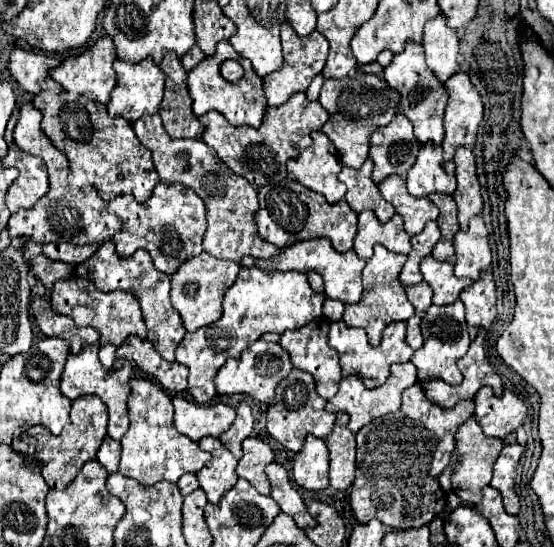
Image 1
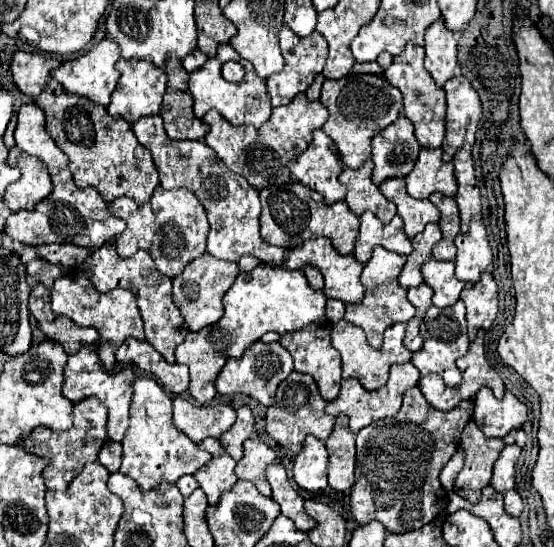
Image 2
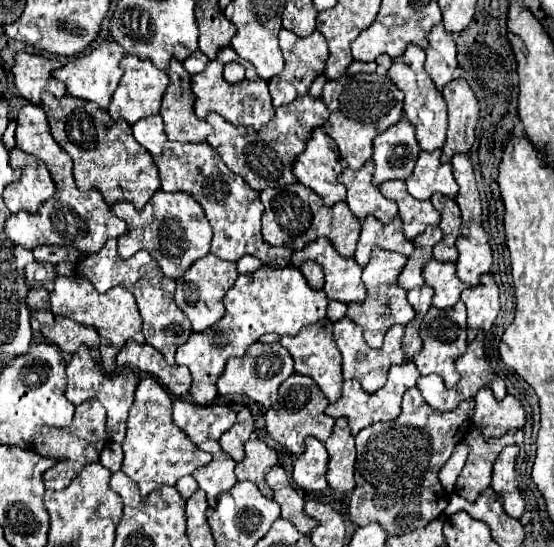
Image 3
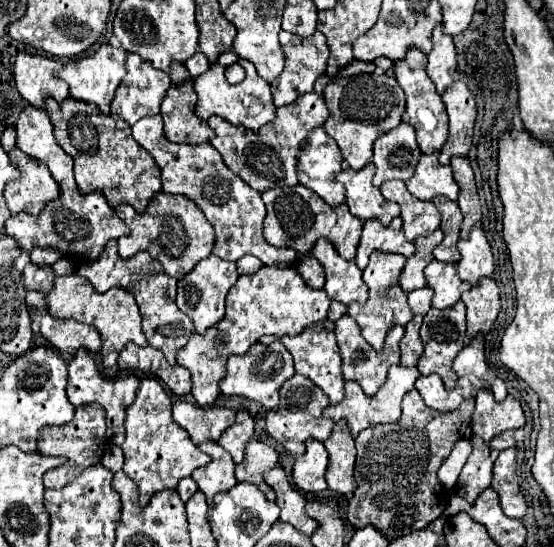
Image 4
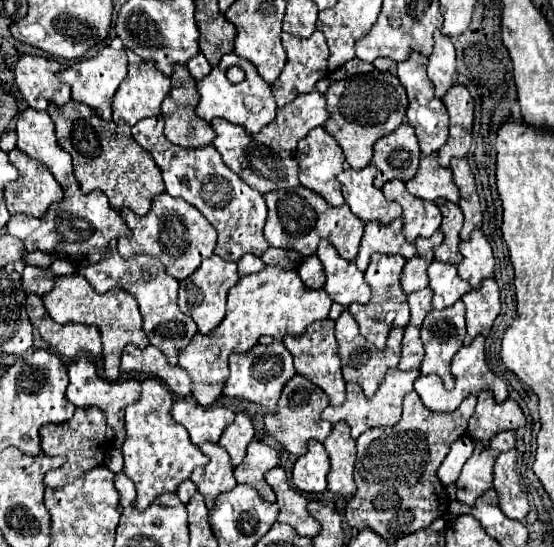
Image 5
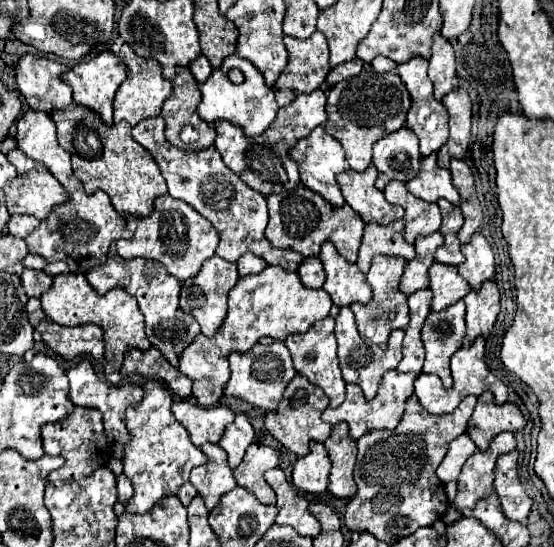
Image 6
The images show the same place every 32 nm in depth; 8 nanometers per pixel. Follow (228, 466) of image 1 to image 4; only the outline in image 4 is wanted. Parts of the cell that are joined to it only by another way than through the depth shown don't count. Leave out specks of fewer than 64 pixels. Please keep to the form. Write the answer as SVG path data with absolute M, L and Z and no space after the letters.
M204 442L200 444L200 450L210 454L210 464L206 464L204 468L198 468L196 472L192 472L192 478L196 480L198 488L206 494L206 502L212 508L214 504L214 496L218 492L226 492L236 484L234 478L234 462L230 458L230 454L218 444L218 442Z

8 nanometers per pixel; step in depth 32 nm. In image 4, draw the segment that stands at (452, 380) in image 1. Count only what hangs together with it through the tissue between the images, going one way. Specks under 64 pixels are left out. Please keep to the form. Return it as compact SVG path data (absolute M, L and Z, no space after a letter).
M456 302L452 308L436 310L430 308L430 312L424 316L422 328L420 328L420 338L424 342L424 352L418 360L418 370L428 376L428 374L438 374L444 380L444 386L450 390L458 382L458 374L452 370L452 360L460 354L464 348L464 338L466 338L466 306L462 302Z

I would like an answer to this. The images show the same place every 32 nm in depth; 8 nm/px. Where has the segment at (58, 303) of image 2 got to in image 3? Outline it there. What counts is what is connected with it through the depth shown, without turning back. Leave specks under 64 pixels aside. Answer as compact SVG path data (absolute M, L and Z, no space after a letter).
M58 276L54 282L54 290L50 292L50 310L58 316L68 316L78 324L94 326L100 334L100 360L106 372L116 370L116 352L128 338L136 342L144 342L142 334L142 318L136 306L132 292L126 288L112 288L106 294L96 292L96 288L82 276Z

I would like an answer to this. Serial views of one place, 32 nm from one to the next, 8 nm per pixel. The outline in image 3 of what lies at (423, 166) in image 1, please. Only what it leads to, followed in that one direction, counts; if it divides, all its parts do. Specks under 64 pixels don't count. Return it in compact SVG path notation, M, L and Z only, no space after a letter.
M440 150L420 152L412 176L406 180L408 192L418 200L430 200L434 192L440 192L448 198L456 198L458 184L452 176L452 164L440 162Z

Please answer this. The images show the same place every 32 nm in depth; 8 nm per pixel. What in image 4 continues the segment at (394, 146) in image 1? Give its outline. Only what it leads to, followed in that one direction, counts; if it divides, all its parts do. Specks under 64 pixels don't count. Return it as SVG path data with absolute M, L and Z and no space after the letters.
M400 122L384 136L378 136L374 142L374 186L380 186L382 182L394 178L408 180L414 174L418 158L420 148L416 144L414 128L408 122Z

